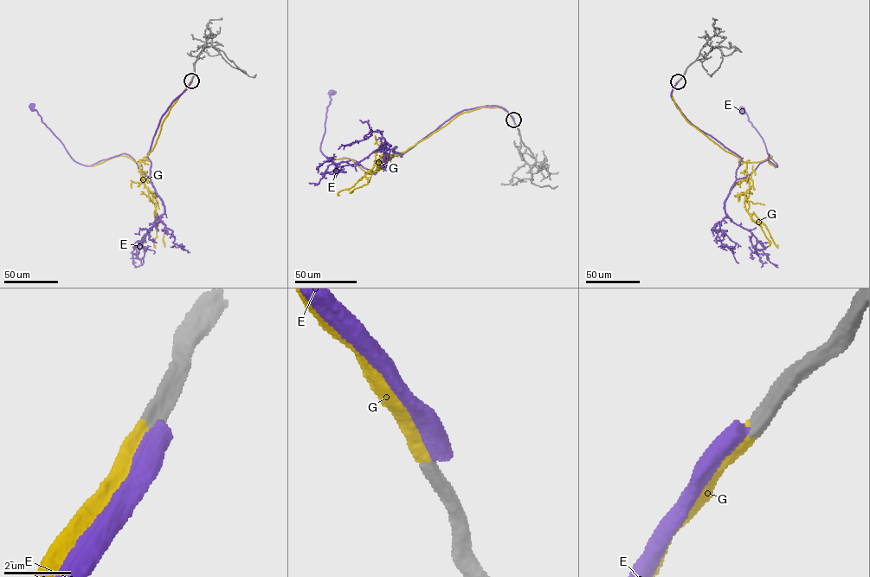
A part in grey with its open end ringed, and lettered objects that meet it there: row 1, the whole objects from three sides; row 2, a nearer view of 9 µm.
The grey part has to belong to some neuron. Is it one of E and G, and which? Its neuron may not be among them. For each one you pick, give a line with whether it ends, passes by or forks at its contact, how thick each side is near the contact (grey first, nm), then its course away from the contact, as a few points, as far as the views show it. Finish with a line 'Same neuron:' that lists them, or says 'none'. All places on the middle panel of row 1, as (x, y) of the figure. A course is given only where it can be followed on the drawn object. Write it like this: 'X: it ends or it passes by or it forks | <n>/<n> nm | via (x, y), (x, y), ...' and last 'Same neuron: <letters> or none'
G: it ends | 460/460 nm | via (513, 119), (498, 107), (461, 113), (405, 151), (381, 158), (377, 162), (382, 164), (339, 195)
Same neuron: G

